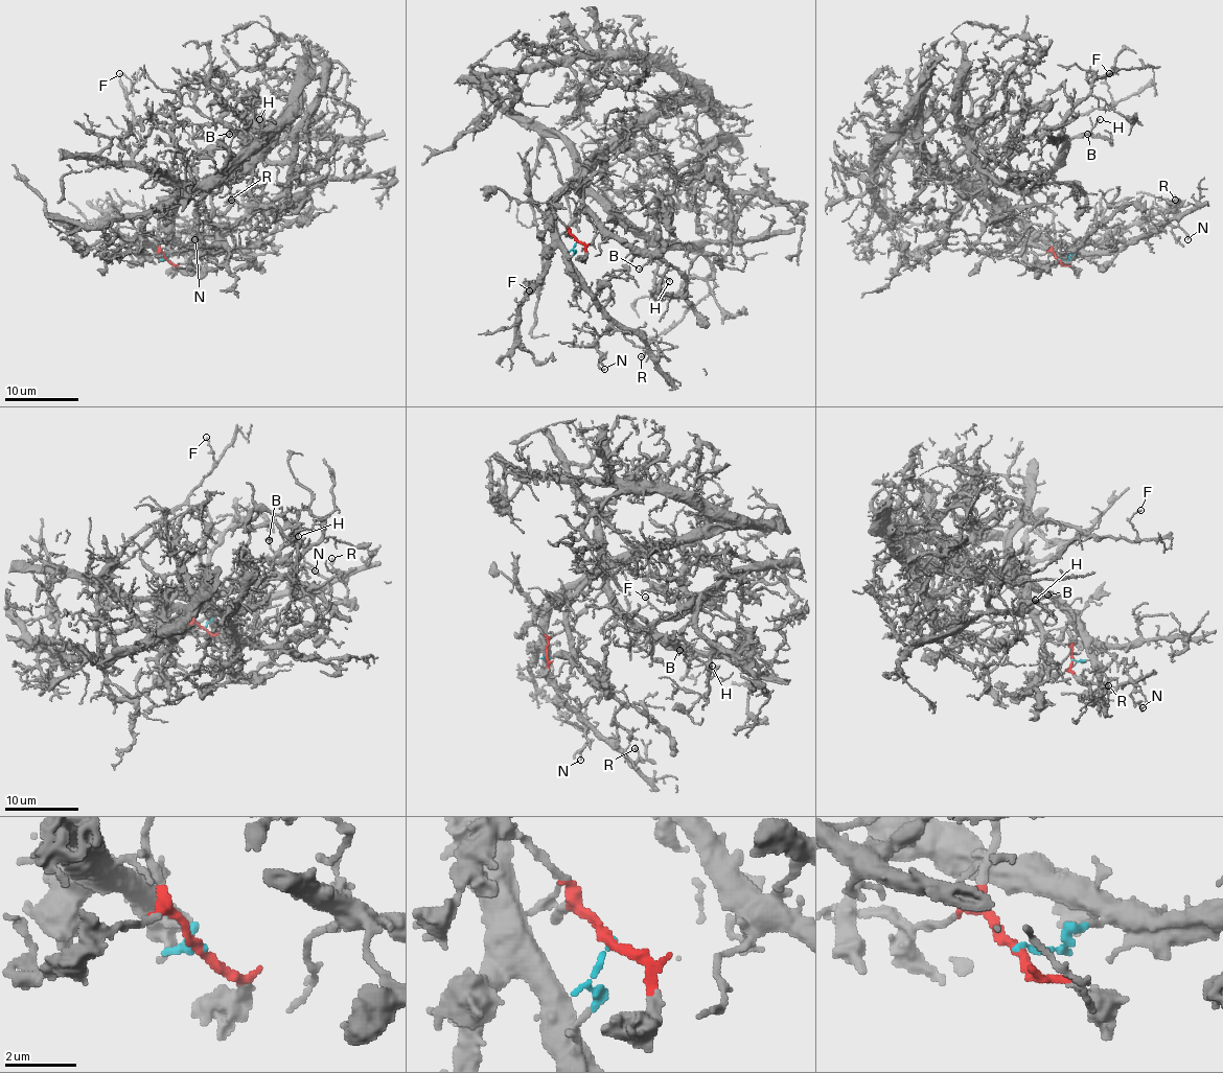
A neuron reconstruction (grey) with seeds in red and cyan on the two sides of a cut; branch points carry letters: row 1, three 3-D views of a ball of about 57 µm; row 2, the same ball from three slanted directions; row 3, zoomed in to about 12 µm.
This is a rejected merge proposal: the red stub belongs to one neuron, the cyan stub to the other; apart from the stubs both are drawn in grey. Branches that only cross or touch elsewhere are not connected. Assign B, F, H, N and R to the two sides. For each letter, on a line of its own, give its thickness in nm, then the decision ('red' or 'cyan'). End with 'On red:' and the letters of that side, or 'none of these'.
B: 150 nm | red
F: 140 nm | red
H: 140 nm | red
N: 140 nm | cyan
R: 170 nm | cyan
On red: B, F, H

